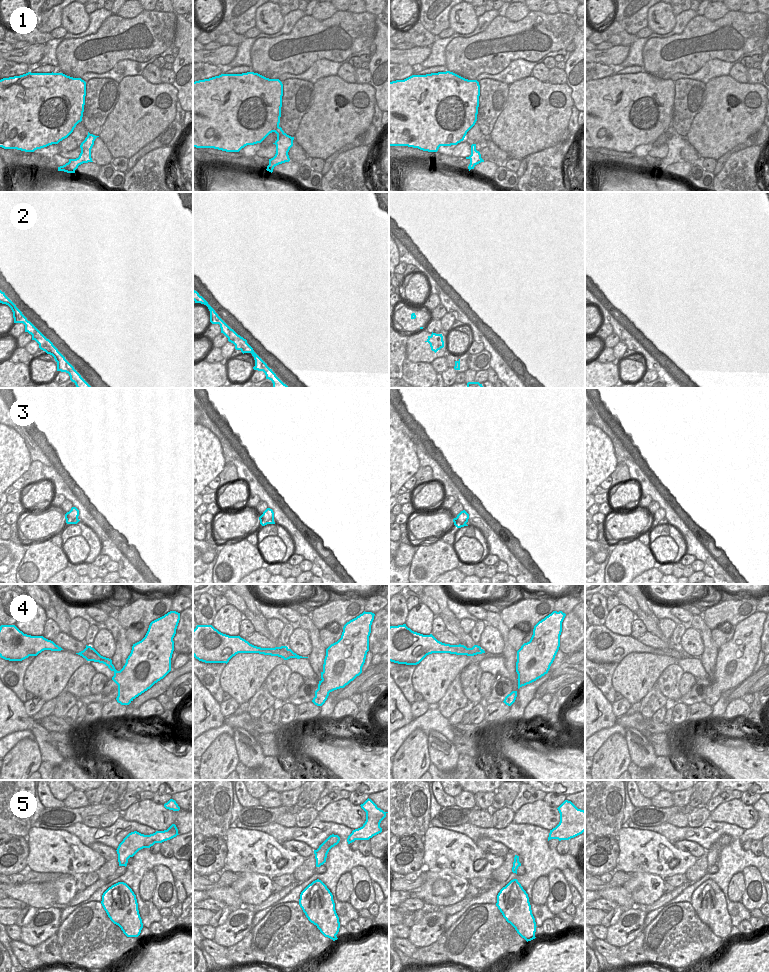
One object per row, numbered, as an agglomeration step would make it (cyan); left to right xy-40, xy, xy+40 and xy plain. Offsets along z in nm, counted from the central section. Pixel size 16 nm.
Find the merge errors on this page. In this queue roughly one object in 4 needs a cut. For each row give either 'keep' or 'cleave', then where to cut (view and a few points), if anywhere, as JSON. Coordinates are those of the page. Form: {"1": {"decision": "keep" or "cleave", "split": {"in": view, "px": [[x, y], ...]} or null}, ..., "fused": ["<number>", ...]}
{"1": {"decision": "keep", "split": null}, "2": {"decision": "cleave", "split": {"in": "xy+40", "px": [[442, 343], [438, 349]]}}, "3": {"decision": "keep", "split": null}, "4": {"decision": "keep", "split": null}, "5": {"decision": "keep", "split": null}, "fused": ["2"]}

